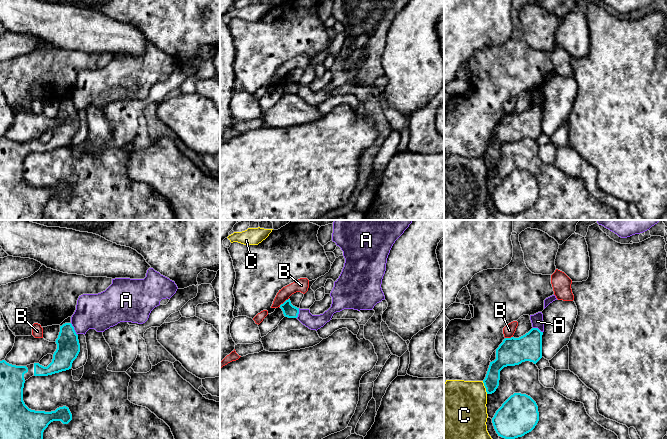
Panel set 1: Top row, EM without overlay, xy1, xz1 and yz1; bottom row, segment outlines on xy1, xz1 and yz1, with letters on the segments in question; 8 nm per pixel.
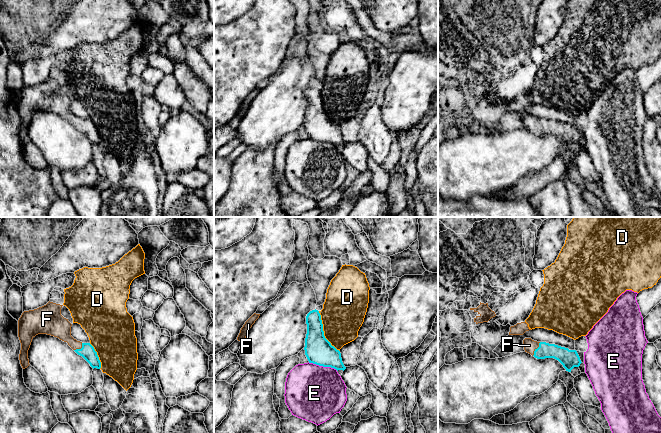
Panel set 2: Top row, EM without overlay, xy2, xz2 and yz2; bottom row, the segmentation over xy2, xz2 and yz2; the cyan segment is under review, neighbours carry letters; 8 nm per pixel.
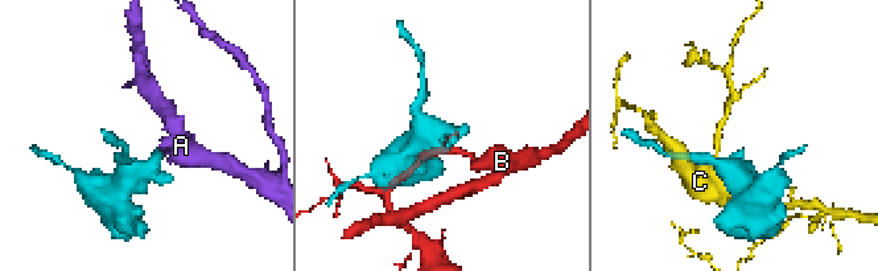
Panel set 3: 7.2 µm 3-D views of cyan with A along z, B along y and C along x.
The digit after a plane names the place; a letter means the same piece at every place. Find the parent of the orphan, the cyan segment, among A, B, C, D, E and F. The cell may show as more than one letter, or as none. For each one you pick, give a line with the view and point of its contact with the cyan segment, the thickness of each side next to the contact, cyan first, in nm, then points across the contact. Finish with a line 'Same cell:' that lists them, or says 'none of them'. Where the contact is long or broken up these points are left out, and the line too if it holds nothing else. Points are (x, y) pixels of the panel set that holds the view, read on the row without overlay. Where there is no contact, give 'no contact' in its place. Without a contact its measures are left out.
F: meets cyan in yz2 at (536, 125); 140 nm thick on the cyan side, 100 nm on the other; runs through yz2 (566, 133), (555, 127), (536, 125), (529, 121)
Same cell: F

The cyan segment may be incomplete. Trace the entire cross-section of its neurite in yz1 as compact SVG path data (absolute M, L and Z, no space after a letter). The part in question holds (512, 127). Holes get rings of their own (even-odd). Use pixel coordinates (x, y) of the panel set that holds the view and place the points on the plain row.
M532 104L519 114L505 114L496 125L496 135L490 138L483 156L487 170L492 170L499 162L500 147L507 142L530 137L536 140L542 134L542 111L538 104Z

